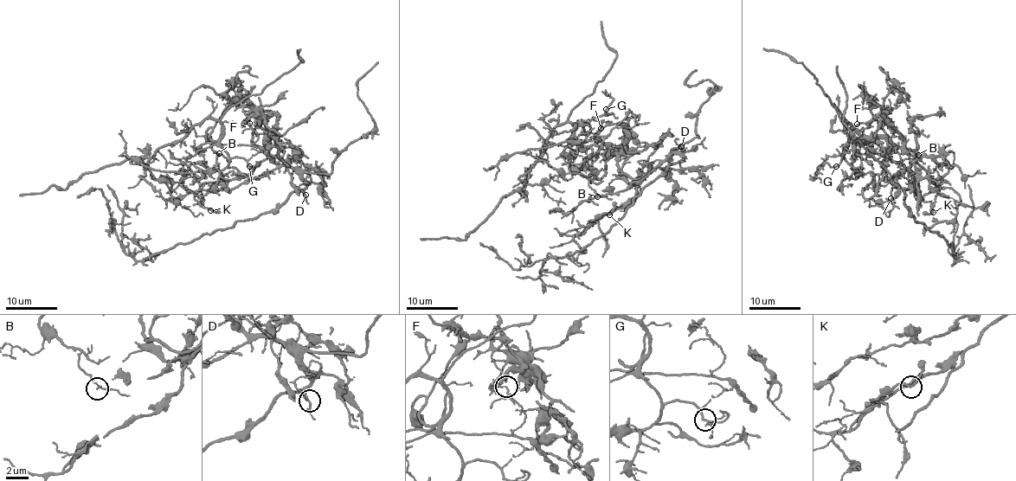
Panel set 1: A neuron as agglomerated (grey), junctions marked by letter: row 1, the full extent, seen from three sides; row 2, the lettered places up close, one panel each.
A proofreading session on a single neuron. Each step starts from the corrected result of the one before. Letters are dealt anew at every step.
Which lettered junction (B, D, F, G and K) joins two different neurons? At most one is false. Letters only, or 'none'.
F

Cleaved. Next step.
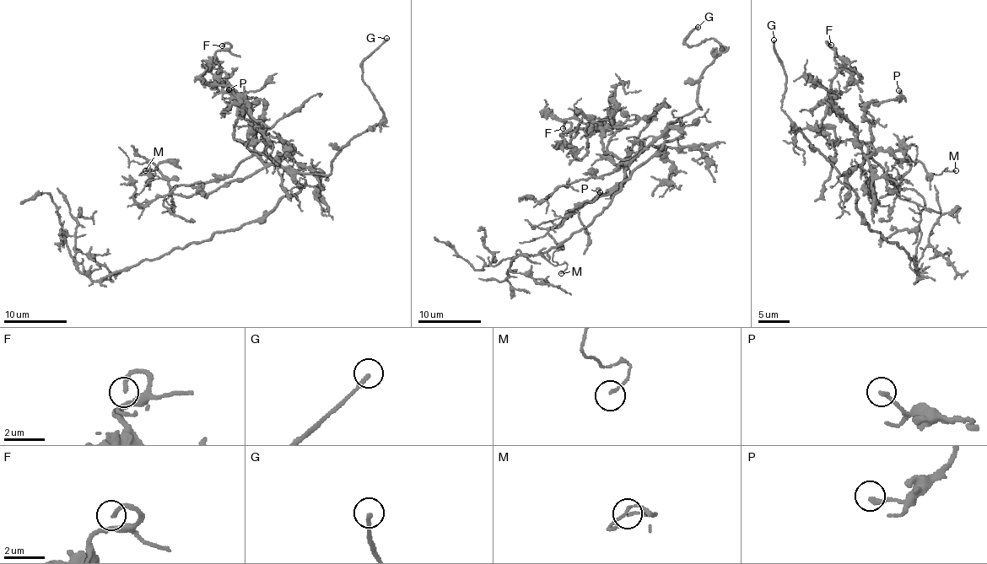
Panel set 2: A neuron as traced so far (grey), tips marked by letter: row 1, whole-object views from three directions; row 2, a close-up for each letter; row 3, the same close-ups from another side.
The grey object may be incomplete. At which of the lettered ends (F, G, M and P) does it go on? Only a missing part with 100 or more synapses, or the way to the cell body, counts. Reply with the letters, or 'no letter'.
G

